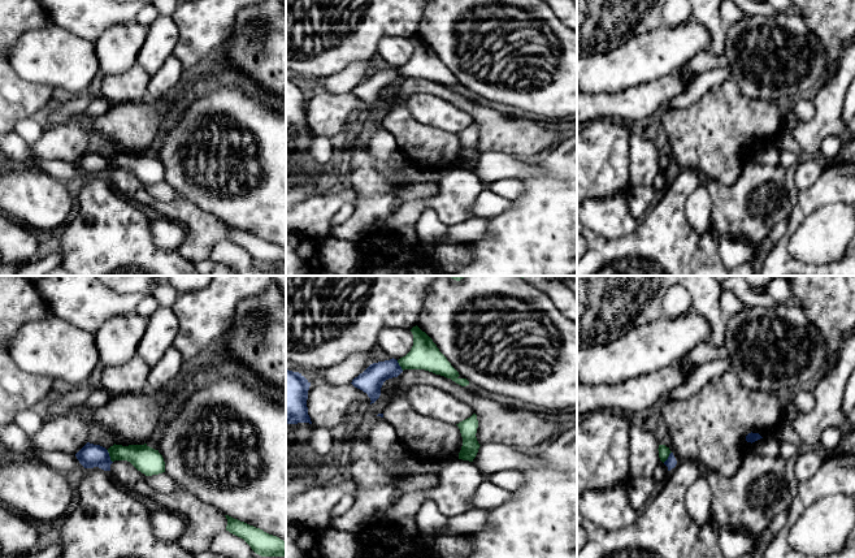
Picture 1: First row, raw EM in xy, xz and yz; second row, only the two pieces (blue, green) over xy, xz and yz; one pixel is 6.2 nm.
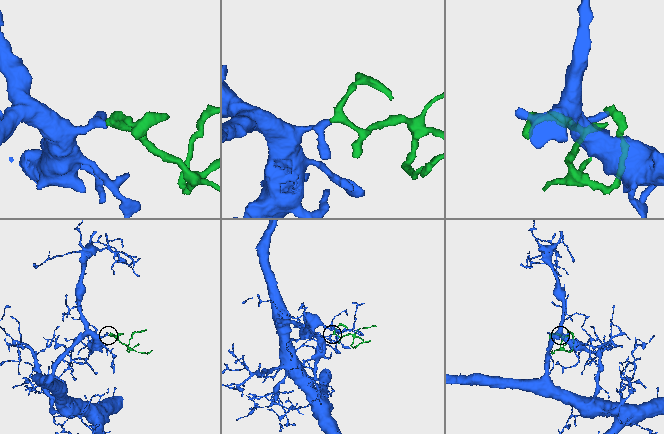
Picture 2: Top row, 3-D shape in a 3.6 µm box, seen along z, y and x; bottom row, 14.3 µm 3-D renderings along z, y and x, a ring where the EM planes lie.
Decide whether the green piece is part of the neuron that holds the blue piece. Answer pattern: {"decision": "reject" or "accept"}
{"decision": "reject"}

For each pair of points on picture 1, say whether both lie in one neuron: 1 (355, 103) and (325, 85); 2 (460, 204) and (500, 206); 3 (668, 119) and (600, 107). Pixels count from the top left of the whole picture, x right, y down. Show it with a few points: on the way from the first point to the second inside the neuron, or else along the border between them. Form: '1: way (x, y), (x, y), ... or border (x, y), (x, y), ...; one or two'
1: border (312, 90), (325, 90), (334, 94), (350, 92); two
2: border (485, 187), (473, 202), (469, 210), (471, 216); two
3: border (663, 107), (658, 112); two

